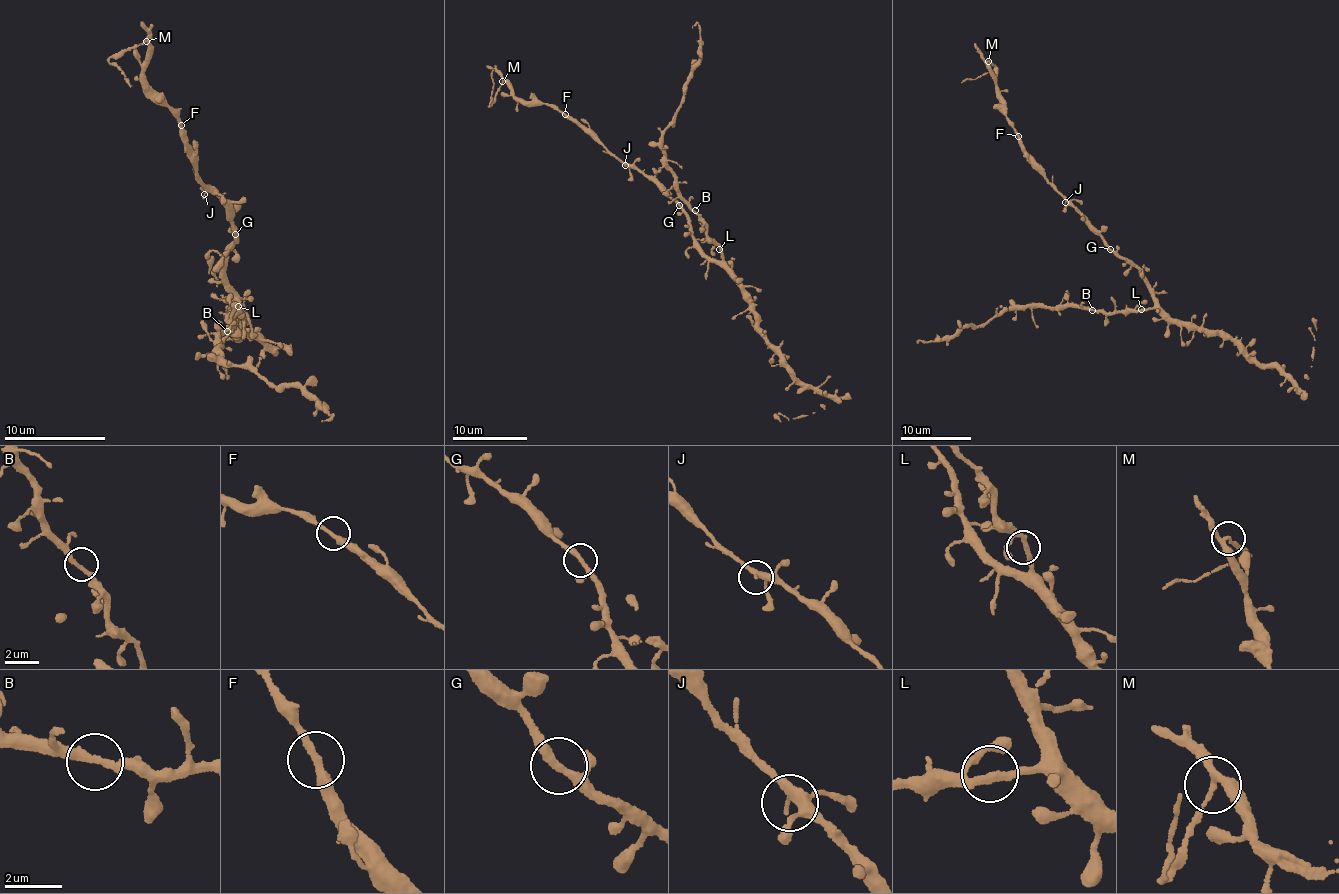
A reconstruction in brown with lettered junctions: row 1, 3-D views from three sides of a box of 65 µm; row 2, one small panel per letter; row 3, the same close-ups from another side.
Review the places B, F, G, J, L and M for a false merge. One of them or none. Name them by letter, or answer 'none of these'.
M

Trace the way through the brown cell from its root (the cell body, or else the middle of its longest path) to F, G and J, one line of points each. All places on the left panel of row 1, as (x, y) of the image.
F: (225, 261), (238, 234), (231, 214), (196, 172), (194, 159), (183, 142), (181, 125)
G: (225, 261), (227, 252), (239, 238), (235, 234)
J: (225, 261), (238, 234), (224, 204), (214, 193), (206, 190), (204, 194)

